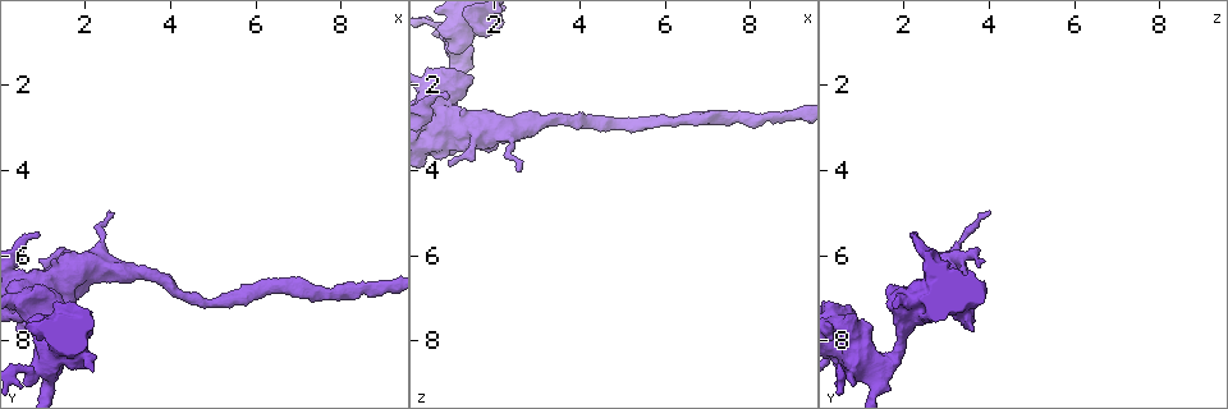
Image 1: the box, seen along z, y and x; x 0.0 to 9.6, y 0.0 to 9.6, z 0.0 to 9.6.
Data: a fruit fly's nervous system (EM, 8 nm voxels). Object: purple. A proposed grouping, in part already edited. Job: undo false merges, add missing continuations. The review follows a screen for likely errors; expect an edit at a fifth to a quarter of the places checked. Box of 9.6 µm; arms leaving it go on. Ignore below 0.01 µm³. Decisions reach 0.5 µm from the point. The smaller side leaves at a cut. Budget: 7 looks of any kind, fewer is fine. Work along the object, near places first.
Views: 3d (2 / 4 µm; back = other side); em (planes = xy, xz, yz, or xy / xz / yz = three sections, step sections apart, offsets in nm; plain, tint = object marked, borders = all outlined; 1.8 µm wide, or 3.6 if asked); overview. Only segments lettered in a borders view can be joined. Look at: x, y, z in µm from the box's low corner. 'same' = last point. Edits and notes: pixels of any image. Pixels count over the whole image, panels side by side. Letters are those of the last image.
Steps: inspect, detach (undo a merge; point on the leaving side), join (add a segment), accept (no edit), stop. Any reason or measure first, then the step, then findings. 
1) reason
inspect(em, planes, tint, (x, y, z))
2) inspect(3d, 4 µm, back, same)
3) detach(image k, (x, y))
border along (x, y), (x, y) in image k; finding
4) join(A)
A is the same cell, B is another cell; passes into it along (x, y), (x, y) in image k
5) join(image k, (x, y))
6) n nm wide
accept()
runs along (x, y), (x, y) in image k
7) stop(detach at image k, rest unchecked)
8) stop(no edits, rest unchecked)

stops while still wide
inspect(em, yz, step 8, borders, (1.85, 7.15, 0.75))

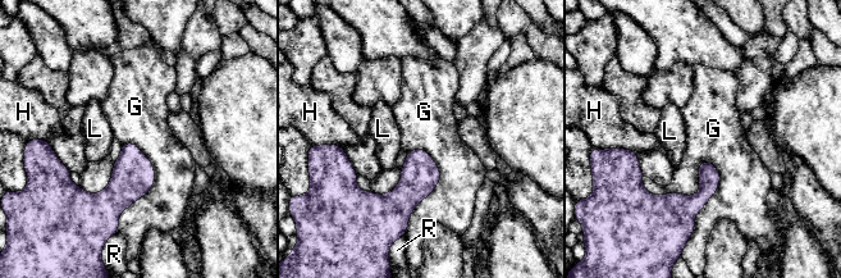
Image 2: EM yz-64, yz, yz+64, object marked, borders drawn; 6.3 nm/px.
cut it another way
inspect(em, xy, step 16, borders, same)

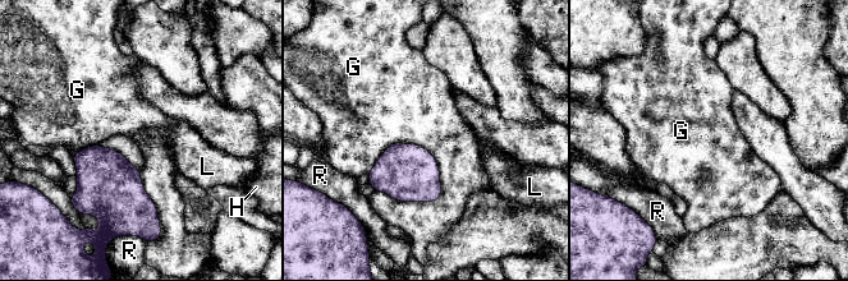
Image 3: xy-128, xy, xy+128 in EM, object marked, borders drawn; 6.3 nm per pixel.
accept()
G, H, L and R are other cells; border along (367, 174), (415, 143), (441, 194) in image 3; none of them fits

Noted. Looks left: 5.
sharp bend
inspect(em, 3.6 µm, xy, step 8, tint, (0.80, 7.25, 2.25))

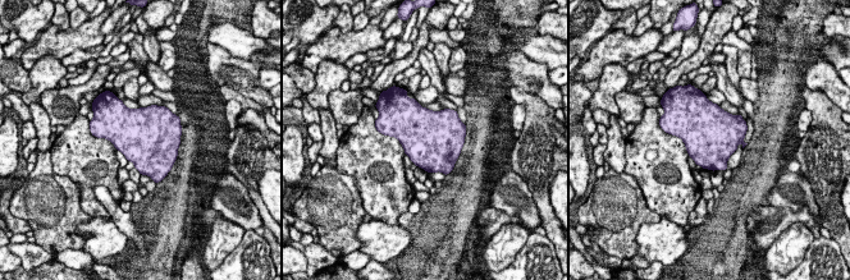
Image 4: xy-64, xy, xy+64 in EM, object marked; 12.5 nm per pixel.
inspect(em, 3.6 µm, planes, tint, same)

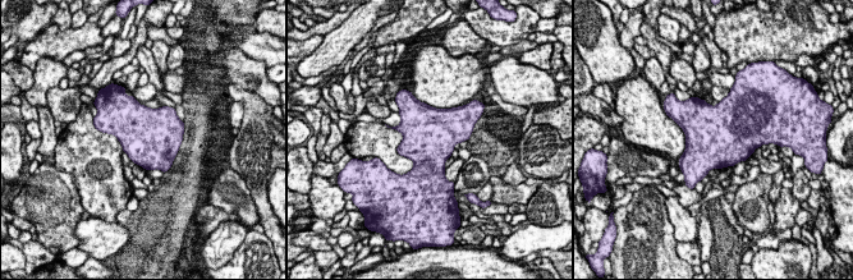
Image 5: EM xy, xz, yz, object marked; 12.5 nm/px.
inspect(em, 3.6 µm, planes, borders, same)

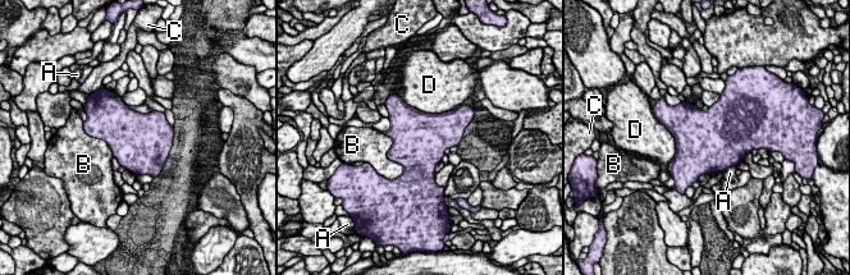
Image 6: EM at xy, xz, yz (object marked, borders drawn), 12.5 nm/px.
accept()
A, B, C and D are other cells; border along (376, 132), (403, 168), (396, 179) in image 6; one neuron here

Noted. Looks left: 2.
free end
inspect(3d, 2 µm, (0.90, 5.50, 2.30))

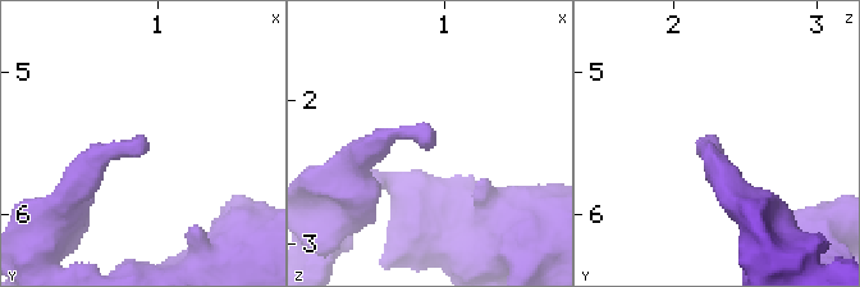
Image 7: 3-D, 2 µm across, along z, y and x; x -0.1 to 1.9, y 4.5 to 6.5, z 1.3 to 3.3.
inspect(em, planes, borders, (0.88, 5.50, 2.34))

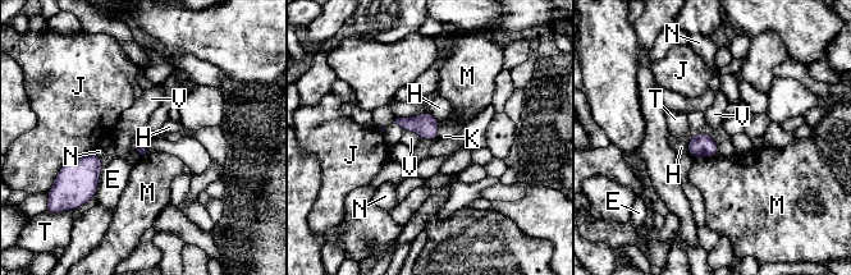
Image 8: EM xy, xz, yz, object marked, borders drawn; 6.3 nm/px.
accept()
E, H, J, K, M, N, T and V are other cells; border along (103, 168), (94, 196) in image 8; no lettered segment goes on from it

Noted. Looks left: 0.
stop(no edits, rest unchecked)

